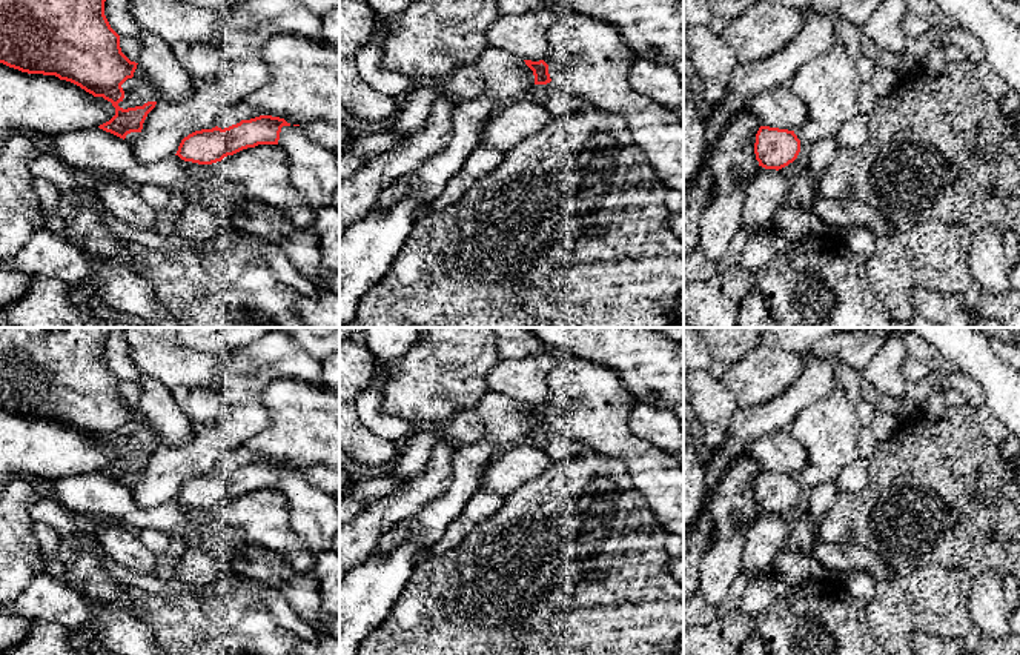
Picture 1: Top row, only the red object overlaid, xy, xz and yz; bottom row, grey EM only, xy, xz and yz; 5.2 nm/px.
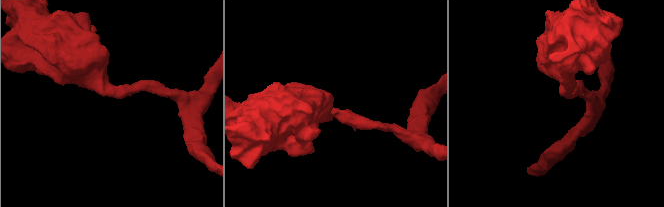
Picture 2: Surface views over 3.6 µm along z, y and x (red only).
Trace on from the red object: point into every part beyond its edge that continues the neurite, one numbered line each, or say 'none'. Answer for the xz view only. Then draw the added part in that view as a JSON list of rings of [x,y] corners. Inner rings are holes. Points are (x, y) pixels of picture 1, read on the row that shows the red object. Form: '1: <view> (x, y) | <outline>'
none

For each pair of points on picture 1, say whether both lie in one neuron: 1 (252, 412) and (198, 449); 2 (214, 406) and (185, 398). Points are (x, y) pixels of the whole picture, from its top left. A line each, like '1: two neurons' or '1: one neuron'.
1: one neuron
2: one neuron

